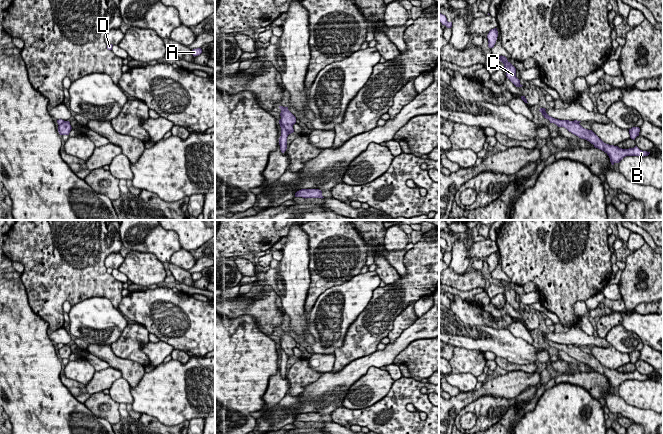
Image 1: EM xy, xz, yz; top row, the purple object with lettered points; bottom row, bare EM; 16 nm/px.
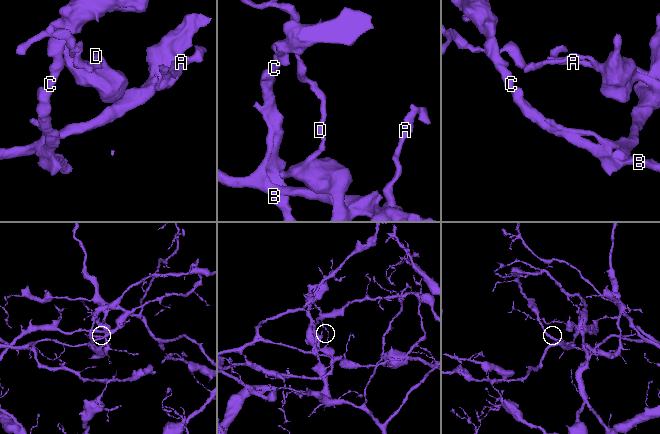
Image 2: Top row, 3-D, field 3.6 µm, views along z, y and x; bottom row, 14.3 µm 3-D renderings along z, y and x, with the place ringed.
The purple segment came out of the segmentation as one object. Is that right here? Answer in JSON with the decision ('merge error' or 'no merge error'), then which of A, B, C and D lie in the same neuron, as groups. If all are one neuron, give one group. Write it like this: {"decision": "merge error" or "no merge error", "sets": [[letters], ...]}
{"decision": "merge error", "sets": [["A", "D"], ["B", "C"]]}

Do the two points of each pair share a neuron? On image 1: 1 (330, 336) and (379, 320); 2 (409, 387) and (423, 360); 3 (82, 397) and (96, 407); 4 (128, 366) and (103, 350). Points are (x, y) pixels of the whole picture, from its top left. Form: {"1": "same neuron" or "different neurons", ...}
{"1": "different neurons", "2": "different neurons", "3": "different neurons", "4": "same neuron"}

